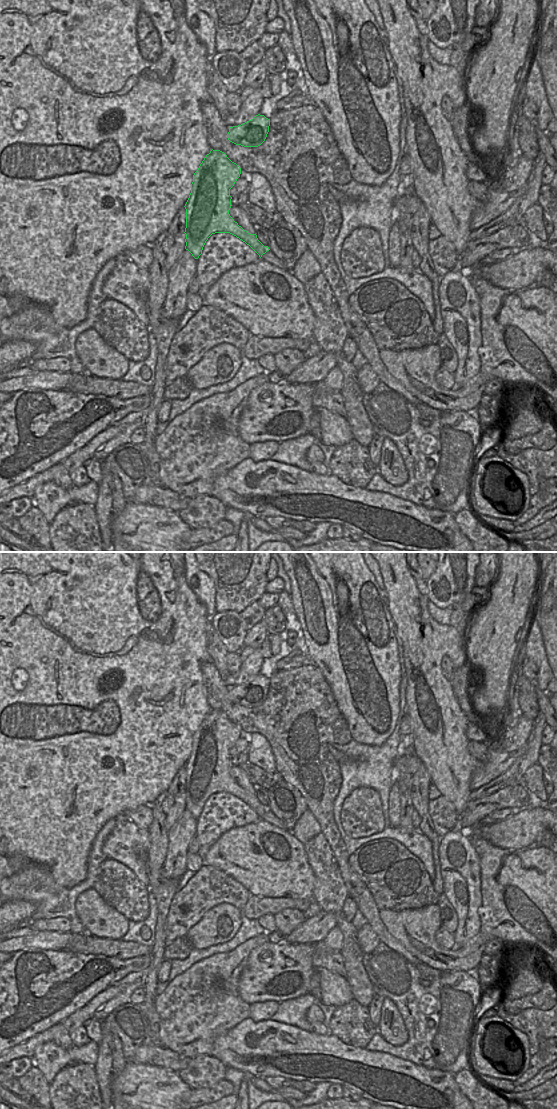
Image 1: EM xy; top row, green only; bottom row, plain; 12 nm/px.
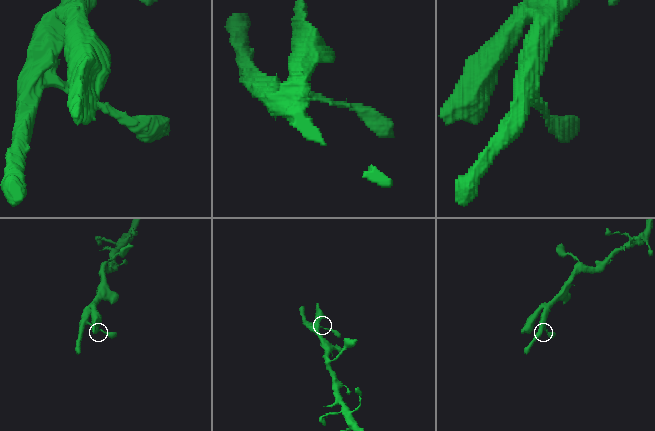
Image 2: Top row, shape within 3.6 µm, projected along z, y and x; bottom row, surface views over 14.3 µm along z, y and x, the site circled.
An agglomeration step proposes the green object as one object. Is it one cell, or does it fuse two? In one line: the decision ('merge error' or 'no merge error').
no merge error

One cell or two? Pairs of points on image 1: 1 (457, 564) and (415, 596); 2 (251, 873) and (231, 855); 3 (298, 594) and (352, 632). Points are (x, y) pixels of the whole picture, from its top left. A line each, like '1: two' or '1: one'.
1: two
2: one
3: one

